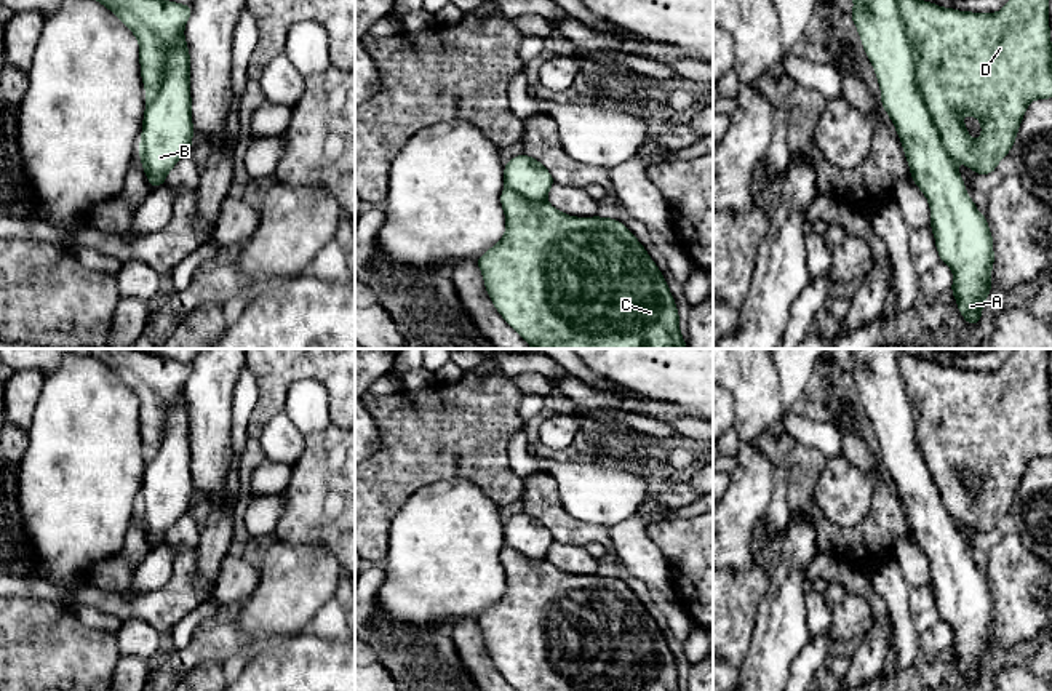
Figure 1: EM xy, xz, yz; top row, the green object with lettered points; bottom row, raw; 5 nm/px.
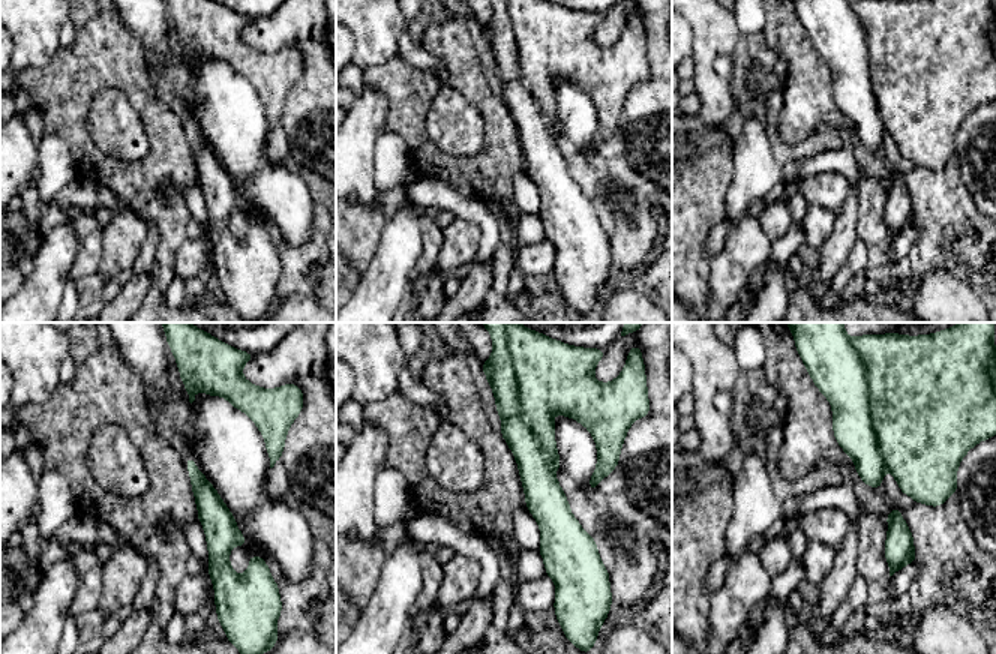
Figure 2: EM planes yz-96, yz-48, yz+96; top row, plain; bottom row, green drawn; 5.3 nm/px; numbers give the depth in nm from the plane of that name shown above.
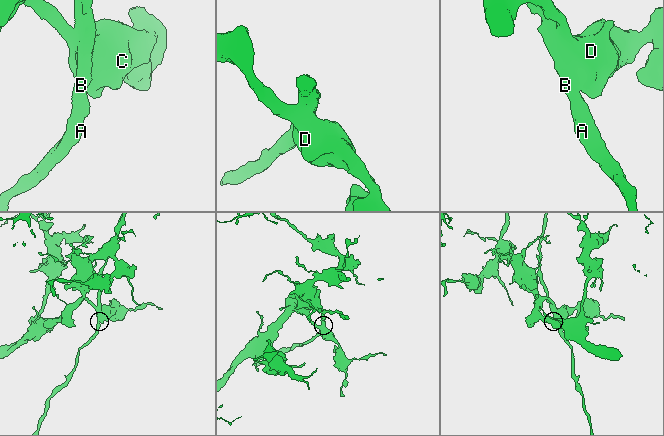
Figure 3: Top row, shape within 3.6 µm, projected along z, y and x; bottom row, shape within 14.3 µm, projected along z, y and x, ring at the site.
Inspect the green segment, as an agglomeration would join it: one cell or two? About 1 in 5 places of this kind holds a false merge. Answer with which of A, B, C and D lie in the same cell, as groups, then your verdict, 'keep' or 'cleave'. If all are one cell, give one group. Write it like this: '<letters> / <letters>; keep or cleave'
A B / C D; cleave

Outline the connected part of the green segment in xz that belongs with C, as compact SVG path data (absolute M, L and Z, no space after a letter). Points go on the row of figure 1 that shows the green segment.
M504 189L504 237L476 264L504 320L532 349L687 349L668 285L638 238L611 218L576 218Z

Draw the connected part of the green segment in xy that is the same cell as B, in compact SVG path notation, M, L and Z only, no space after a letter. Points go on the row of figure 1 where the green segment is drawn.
M184 35L166 50L161 82L157 93L145 101L139 157L150 189L166 182L166 174L189 154L195 133L190 110L190 54Z

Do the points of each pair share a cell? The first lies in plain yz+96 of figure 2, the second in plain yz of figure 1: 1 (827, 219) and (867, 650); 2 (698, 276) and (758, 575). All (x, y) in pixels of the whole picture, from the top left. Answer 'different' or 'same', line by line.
1: different
2: same

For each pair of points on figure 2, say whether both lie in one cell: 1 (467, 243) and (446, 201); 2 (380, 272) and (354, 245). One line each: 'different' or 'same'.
1: different
2: different

